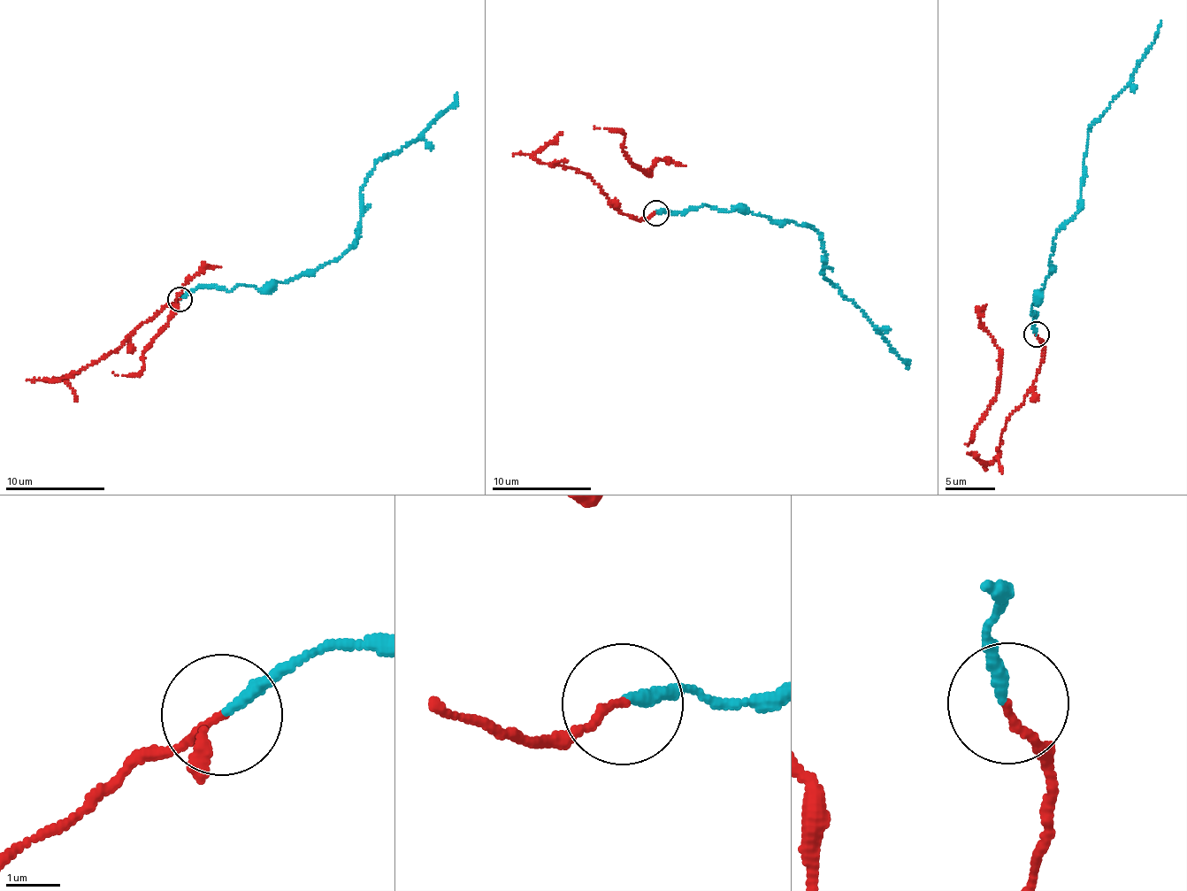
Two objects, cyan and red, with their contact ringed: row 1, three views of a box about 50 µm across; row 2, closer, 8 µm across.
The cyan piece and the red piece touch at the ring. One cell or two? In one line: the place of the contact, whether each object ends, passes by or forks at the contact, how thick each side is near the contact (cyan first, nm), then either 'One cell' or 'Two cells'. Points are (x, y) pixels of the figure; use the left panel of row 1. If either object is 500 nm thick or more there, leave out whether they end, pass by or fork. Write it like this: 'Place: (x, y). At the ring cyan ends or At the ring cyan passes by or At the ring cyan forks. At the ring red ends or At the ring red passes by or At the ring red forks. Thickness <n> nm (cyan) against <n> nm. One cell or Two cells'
Place: (179, 299). At the ring cyan ends. At the ring red ends. Thickness 220 nm (cyan) against 140 nm. Two cells

